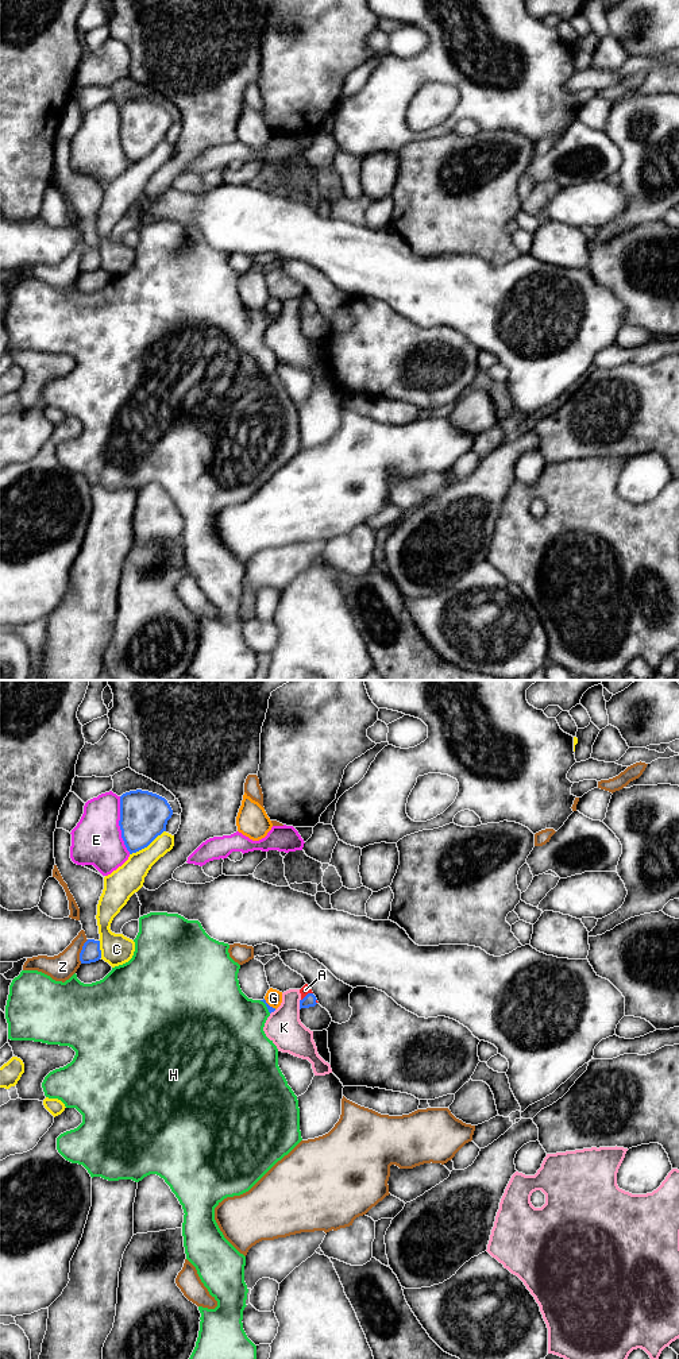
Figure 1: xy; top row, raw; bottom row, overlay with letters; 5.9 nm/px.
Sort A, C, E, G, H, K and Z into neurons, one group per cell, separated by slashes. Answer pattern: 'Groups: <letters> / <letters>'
Groups: A / C / E / G / H / K / Z

